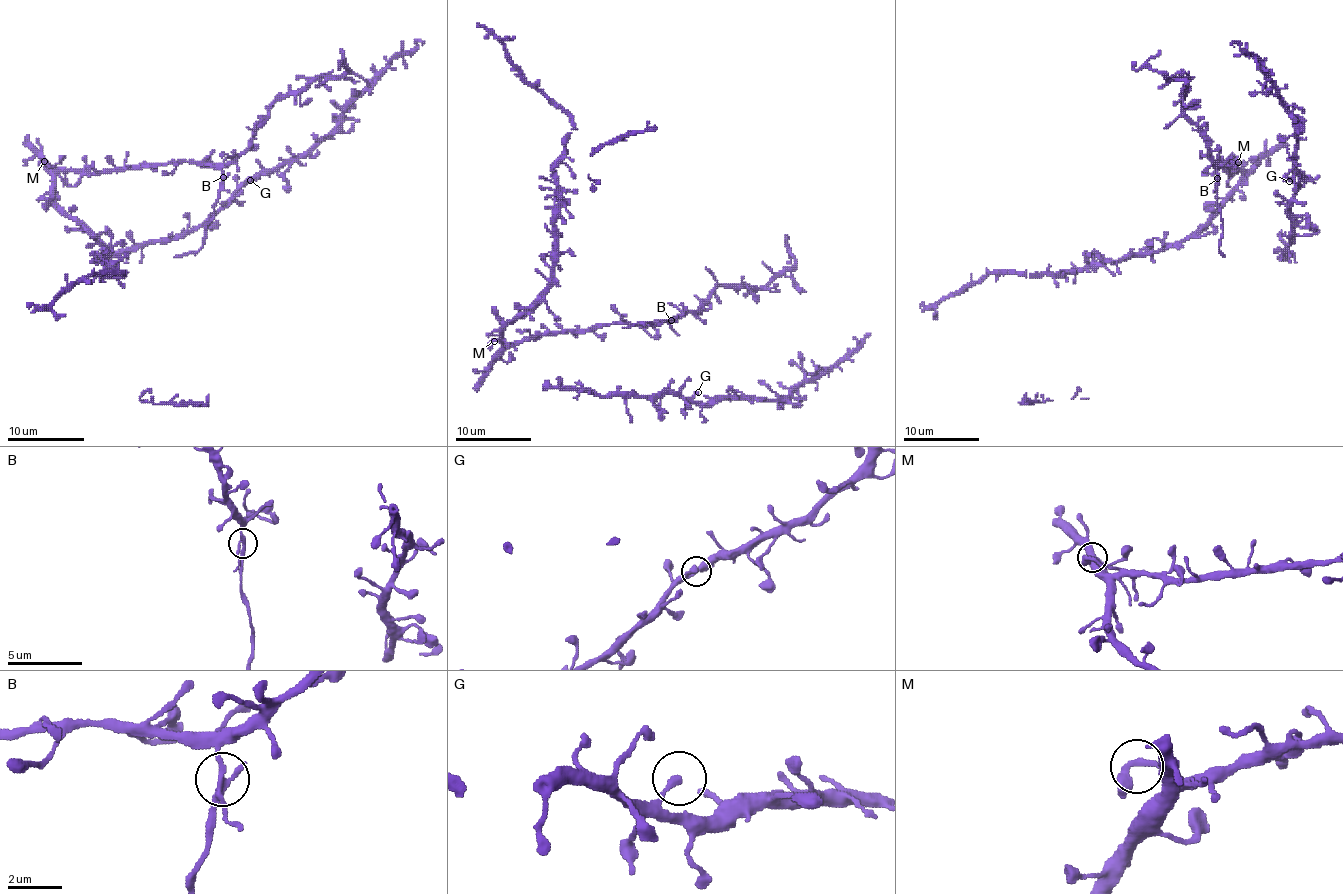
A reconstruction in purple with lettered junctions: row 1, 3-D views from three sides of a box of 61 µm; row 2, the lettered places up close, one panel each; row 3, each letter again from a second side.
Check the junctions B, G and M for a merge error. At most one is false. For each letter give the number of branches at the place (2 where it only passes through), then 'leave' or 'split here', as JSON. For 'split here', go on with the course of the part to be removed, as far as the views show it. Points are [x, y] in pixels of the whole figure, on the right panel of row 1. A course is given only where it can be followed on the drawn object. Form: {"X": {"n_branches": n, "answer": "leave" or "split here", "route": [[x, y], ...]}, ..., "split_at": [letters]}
{"B": {"n_branches": 2, "answer": "split here", "route": [[1217, 177], [1223, 226], [1219, 251], [1224, 257]]}, "G": {"n_branches": 1, "answer": "leave"}, "M": {"n_branches": 2, "answer": "leave"}, "split_at": ["B"]}

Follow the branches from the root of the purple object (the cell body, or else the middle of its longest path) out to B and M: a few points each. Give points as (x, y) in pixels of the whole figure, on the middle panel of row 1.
B: (541, 337), (569, 331), (592, 331), (611, 324), (653, 324), (672, 320)
M: (541, 337), (509, 344), (494, 341)

